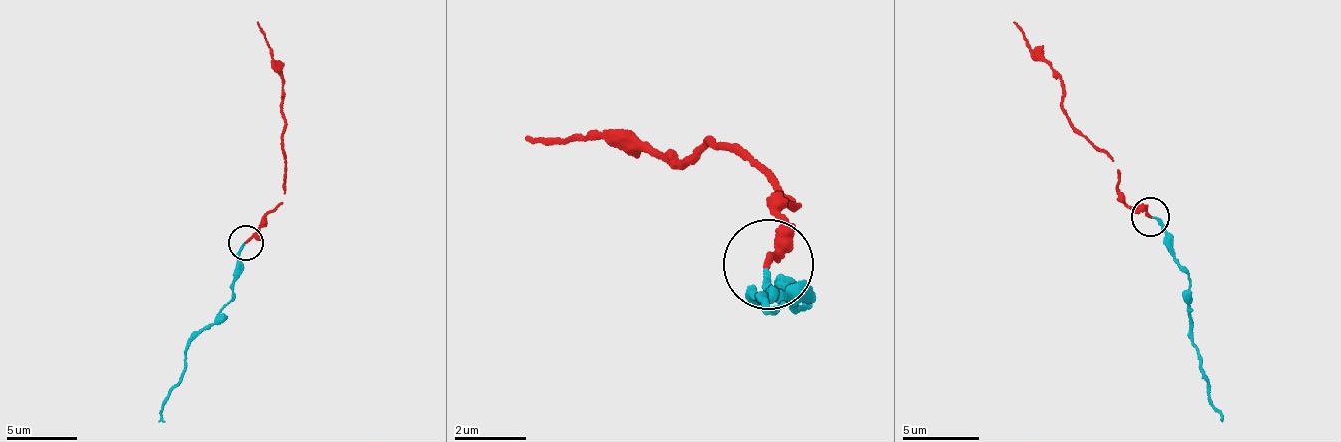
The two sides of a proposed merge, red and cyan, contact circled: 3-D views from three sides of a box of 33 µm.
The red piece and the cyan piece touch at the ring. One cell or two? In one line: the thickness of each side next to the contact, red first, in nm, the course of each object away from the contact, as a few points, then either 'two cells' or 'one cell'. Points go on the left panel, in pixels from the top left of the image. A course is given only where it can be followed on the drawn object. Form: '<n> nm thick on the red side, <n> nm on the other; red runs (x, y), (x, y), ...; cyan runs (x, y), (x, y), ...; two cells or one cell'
180 nm thick on the red side, 180 nm on the other; red runs (247, 241), (261, 232), (260, 222), (283, 202), (287, 174), (281, 142), (285, 93), (258, 23); cyan runs (245, 243), (231, 299), (188, 344), (185, 372), (159, 416), (164, 421); one cell

